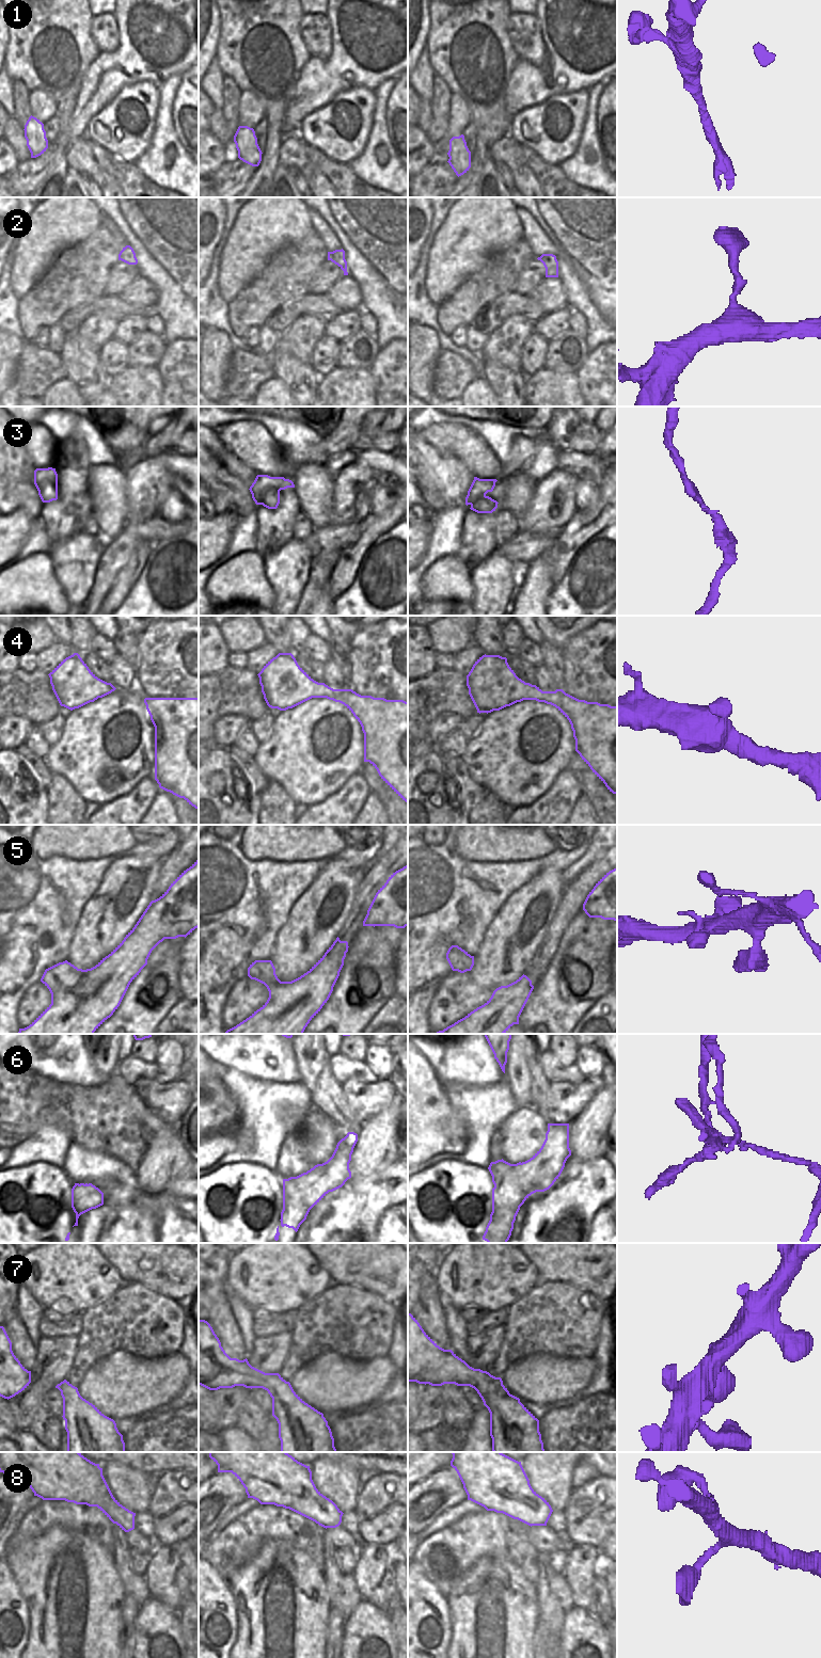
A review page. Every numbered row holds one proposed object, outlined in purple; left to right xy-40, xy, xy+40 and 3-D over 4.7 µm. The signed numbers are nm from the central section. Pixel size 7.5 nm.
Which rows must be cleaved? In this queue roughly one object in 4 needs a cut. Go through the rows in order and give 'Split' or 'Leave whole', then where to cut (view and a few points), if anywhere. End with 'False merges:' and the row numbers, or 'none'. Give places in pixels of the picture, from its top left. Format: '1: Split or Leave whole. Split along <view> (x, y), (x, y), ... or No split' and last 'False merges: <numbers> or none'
1: Leave whole. No split
2: Leave whole. No split
3: Leave whole. No split
4: Leave whole. No split
5: Leave whole. No split
6: Split. Split along xy+40 (521, 1163), (518, 1167), (518, 1189), (521, 1193), (520, 1206)
7: Leave whole. No split
8: Leave whole. No split
False merges: 6.

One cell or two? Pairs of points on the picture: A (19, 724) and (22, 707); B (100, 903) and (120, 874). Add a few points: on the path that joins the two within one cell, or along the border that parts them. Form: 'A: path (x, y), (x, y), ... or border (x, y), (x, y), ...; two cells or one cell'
A: border (11, 714), (22, 716), (33, 724); two cells
B: path (108, 895), (120, 881); one cell

